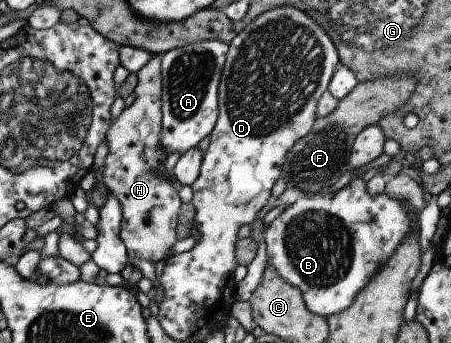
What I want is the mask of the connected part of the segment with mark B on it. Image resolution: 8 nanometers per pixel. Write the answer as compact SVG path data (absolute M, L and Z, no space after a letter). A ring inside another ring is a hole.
M361 177L351 180L335 194L305 194L289 204L263 232L268 264L275 268L281 279L299 288L307 308L313 314L325 318L333 316L353 304L359 292L368 286L411 232L419 232L419 227L415 228L419 225L419 213L415 211L415 214L411 214L411 209L412 206L404 203L400 197L390 198L385 192L371 197Z

